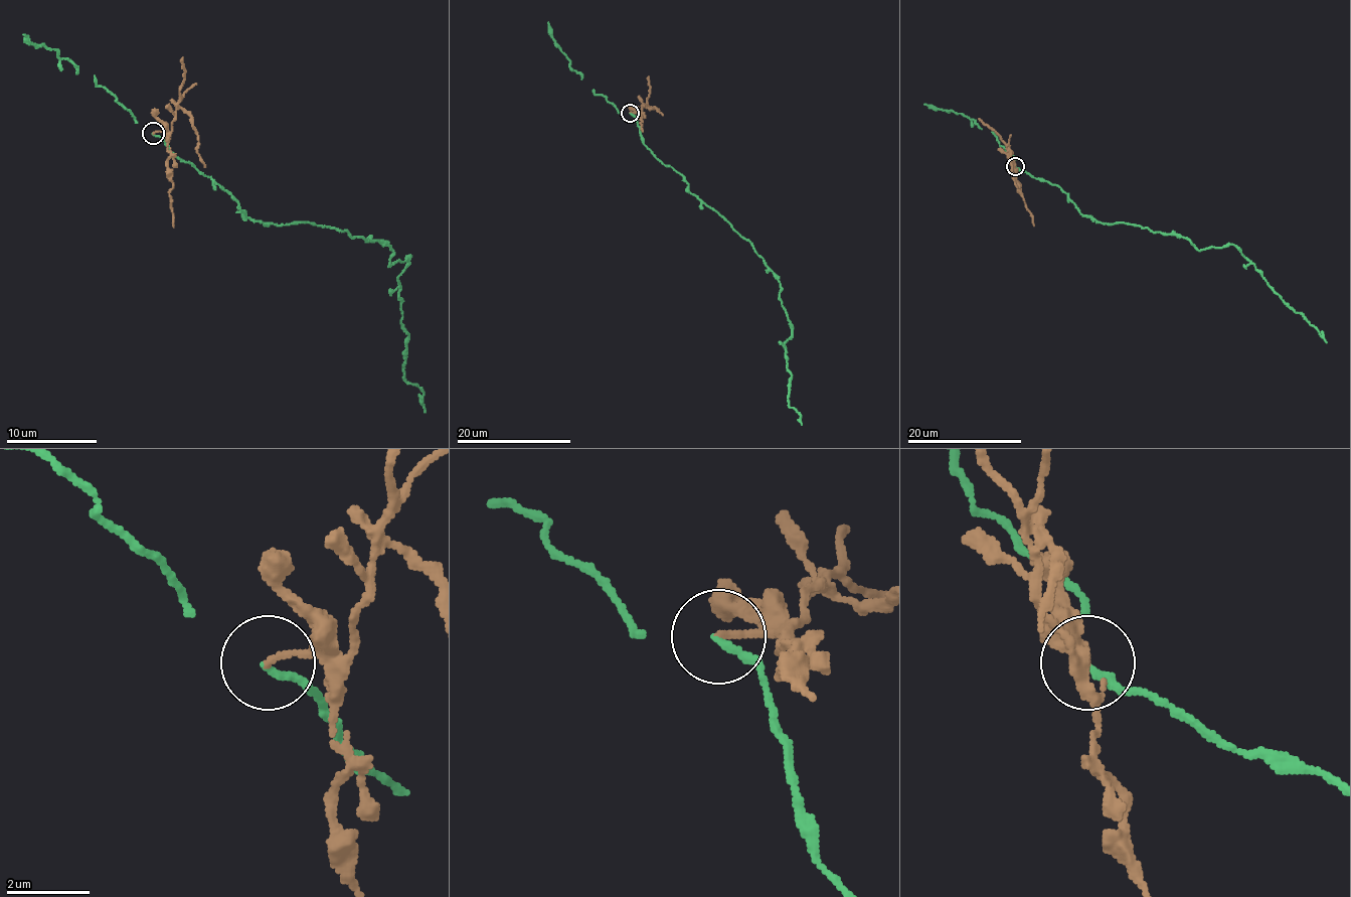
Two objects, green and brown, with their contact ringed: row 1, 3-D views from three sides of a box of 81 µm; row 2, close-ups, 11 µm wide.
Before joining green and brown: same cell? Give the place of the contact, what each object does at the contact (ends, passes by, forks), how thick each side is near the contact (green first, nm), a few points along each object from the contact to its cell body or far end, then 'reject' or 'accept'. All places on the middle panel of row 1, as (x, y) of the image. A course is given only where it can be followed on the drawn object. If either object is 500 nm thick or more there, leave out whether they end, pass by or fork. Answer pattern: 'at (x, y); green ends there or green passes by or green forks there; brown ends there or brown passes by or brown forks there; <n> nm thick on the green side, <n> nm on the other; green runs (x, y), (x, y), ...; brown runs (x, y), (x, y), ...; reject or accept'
at (630, 113); green ends there; brown ends there; 150 nm thick on the green side, 150 nm on the other; green runs (629, 113), (653, 155), (746, 240), (778, 279), (791, 325), (785, 343), (791, 374), (788, 404), (802, 424); brown runs (630, 113), (639, 113), (643, 106), (655, 106), (663, 115); reject

